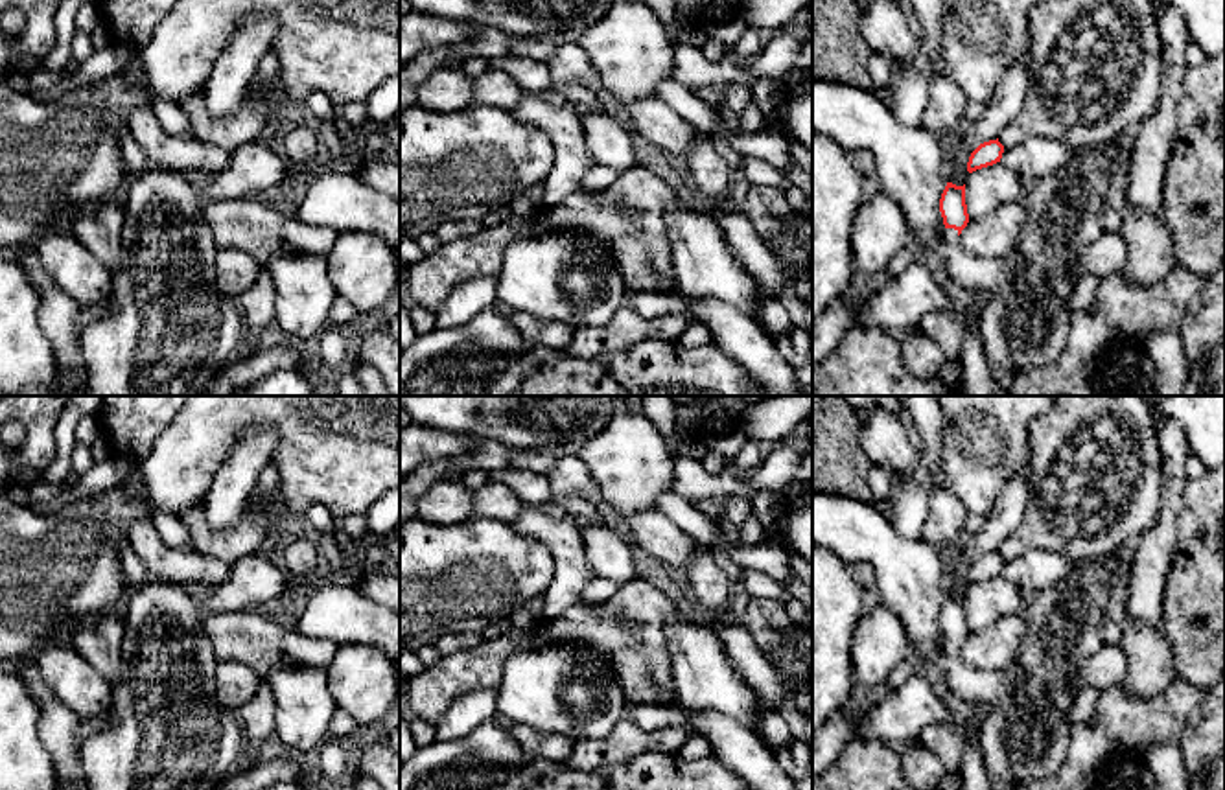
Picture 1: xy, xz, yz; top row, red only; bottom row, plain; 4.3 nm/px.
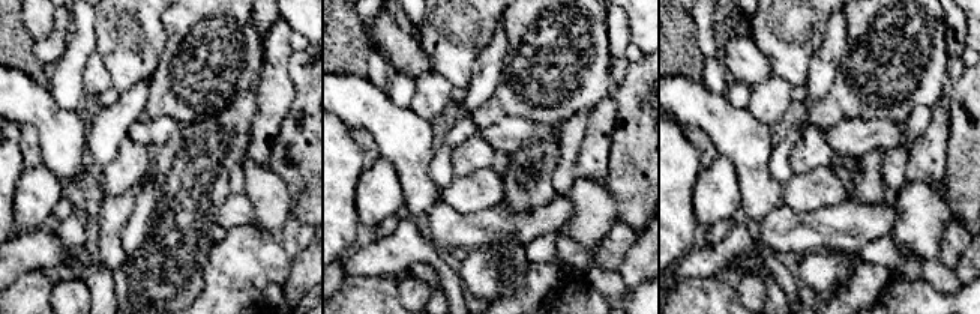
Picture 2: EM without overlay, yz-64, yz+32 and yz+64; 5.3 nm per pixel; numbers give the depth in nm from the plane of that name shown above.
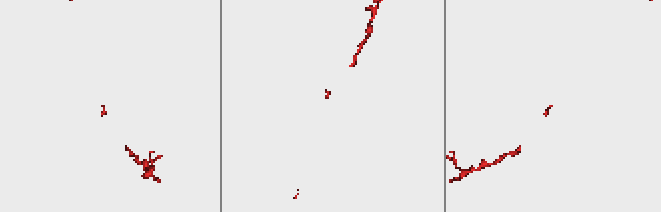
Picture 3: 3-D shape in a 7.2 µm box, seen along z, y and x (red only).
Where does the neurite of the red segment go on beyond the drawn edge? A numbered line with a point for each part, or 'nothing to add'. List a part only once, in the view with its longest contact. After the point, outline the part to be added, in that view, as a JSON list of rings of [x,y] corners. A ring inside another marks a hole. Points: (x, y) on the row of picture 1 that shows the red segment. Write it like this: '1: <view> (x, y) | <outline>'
1: yz (968, 275) | [[[945,228],[941,256],[949,276],[949,291],[954,296],[969,295],[982,298],[1000,287],[1011,287],[1024,265],[1022,258],[1015,254],[976,258],[965,252],[954,228]]]

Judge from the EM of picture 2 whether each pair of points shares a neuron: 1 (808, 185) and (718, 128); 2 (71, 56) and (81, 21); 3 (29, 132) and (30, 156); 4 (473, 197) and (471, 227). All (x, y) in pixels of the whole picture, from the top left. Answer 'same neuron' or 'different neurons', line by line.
1: different neurons
2: same neuron
3: same neuron
4: different neurons

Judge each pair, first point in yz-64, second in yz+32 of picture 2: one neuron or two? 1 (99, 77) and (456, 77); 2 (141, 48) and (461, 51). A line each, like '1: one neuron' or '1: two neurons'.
1: two neurons
2: one neuron

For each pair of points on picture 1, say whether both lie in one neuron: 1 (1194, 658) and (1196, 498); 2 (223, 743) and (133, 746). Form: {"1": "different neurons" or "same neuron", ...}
{"1": "same neuron", "2": "same neuron"}

